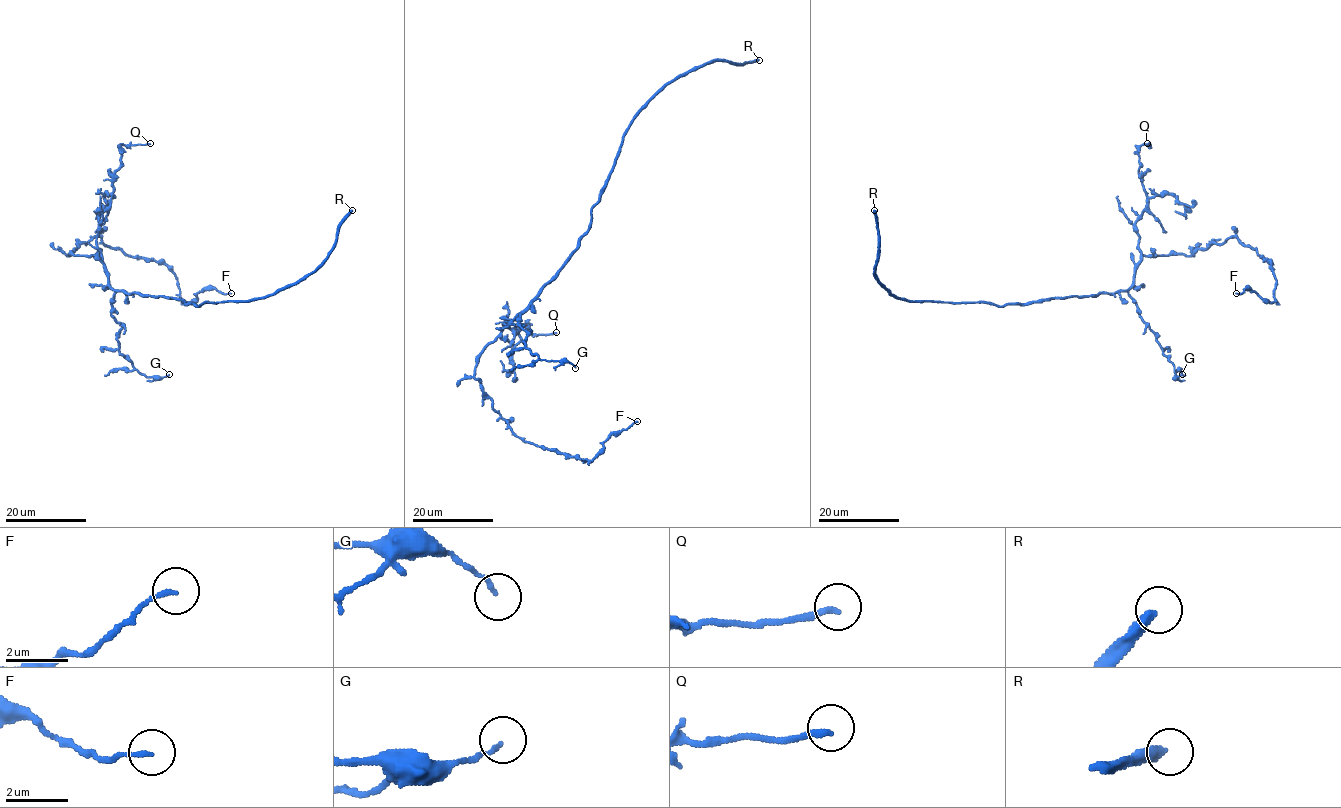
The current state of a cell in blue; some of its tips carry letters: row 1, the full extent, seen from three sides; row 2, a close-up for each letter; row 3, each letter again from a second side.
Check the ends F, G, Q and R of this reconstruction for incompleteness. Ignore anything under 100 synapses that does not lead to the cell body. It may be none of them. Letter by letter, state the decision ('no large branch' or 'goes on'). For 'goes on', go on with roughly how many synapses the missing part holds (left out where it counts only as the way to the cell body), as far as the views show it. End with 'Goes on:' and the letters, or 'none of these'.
F: no large branch
G: no large branch
Q: no large branch
R: goes on; 500 synapses
Goes on: R

